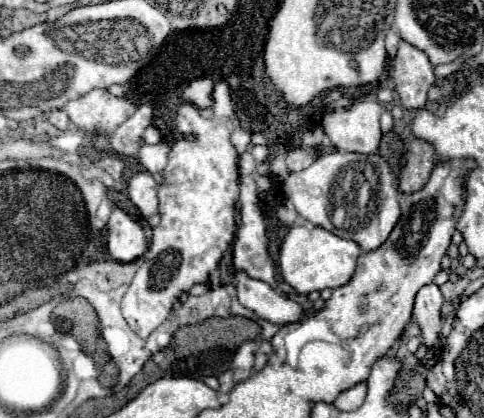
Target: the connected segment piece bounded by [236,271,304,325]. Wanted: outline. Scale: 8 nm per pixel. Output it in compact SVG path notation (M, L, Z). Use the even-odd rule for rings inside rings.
M236 271L236 289L238 301L270 323L288 325L304 317L304 309L300 303L276 293L264 281L254 281L246 277L246 273Z

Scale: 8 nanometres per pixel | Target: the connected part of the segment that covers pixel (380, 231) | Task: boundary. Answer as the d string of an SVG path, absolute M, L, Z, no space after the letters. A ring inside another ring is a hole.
M332 151L330 155L328 153L320 155L308 169L290 173L286 177L284 181L286 197L294 203L296 211L306 221L318 227L324 227L342 239L356 241L362 251L374 251L382 245L382 241L386 241L386 237L390 235L390 231L394 229L400 217L398 189L392 177L392 169L390 169L390 175L386 171L384 189L382 187L372 189L374 199L368 205L364 205L364 201L362 203L354 201L354 177L358 173L356 163L368 163L368 161L376 163L374 159L382 159L382 157L376 153L374 155L362 155L362 153L340 155L340 151ZM382 195L384 195L384 203L382 203Z

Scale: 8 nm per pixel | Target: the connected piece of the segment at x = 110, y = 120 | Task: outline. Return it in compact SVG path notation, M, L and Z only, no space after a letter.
M92 89L80 99L68 101L64 111L80 129L108 135L136 111L136 105L128 99L110 95L106 89Z

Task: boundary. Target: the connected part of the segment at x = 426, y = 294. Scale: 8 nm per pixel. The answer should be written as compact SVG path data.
M434 283L424 285L418 291L416 303L414 303L414 321L420 325L422 343L428 349L436 351L434 359L438 359L438 355L446 347L446 341L440 335L440 327L442 327L440 307L442 307L442 303L444 303L444 297L442 297L438 285L434 285Z

